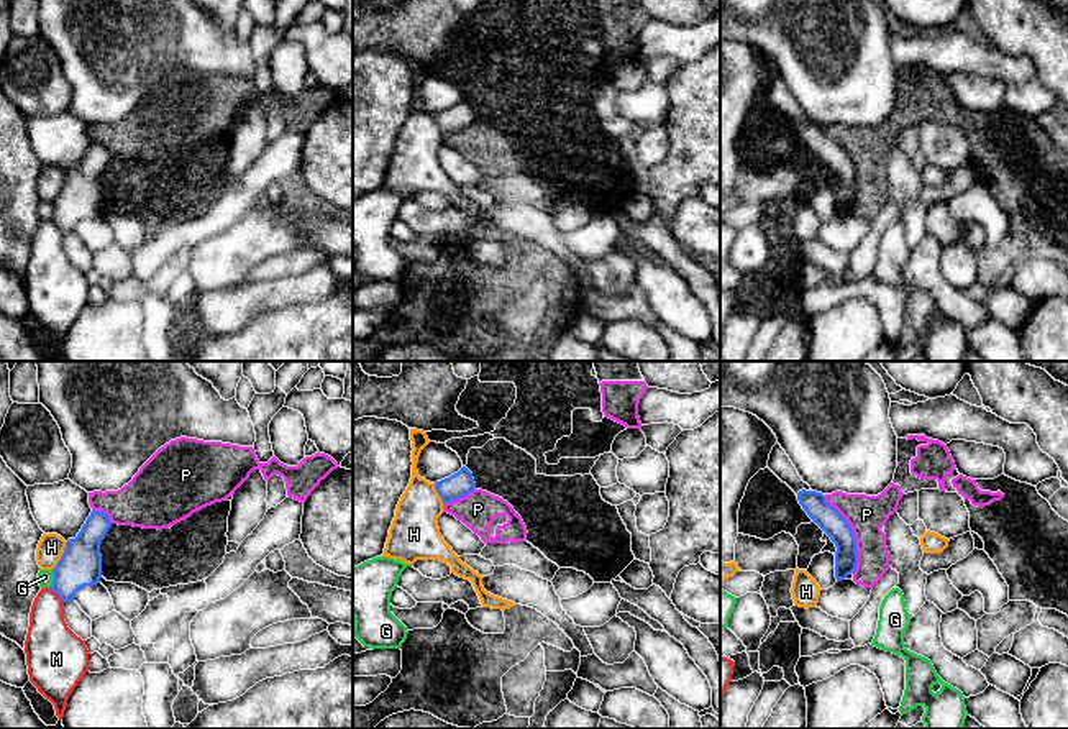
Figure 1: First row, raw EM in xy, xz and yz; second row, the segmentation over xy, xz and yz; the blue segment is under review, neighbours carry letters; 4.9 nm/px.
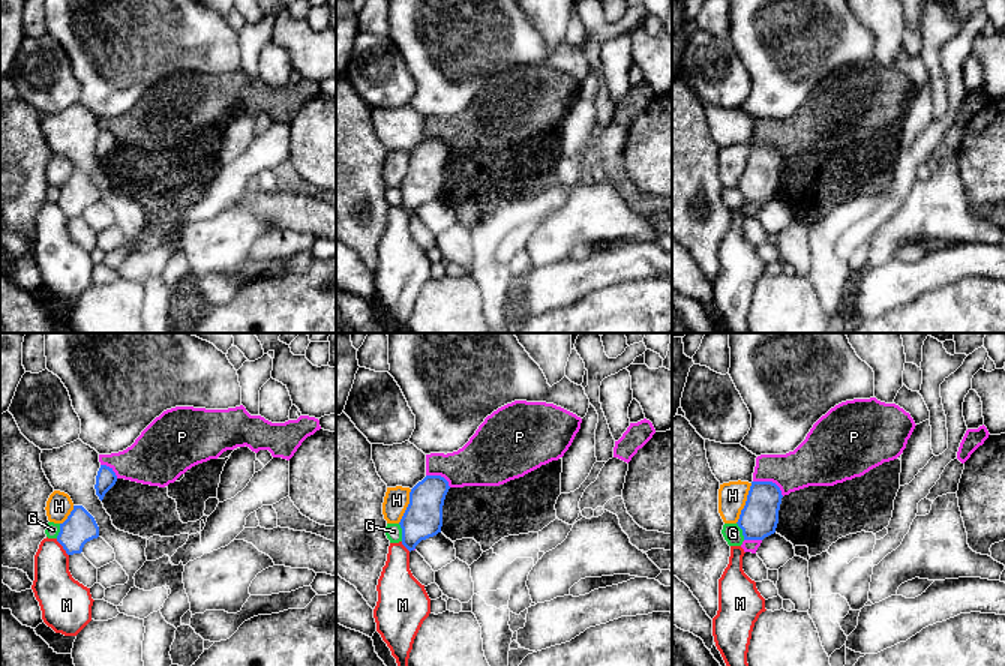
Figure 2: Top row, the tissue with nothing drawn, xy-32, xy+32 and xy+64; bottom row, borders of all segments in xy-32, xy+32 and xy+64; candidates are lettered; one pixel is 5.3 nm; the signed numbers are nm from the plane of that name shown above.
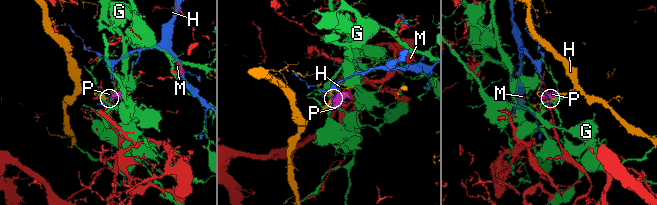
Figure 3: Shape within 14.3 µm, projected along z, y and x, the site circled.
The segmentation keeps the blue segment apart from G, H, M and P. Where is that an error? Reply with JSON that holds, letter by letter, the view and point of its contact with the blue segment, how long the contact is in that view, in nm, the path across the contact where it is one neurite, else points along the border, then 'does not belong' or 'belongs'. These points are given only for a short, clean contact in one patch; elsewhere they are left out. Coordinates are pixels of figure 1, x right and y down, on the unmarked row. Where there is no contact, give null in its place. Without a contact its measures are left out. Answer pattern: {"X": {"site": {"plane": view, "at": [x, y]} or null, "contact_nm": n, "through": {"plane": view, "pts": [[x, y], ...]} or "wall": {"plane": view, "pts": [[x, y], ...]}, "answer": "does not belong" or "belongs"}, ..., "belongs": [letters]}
{"G": {"site": {"plane": "xy", "at": [54, 210]}, "contact_nm": 90, "answer": "does not belong"}, "H": {"site": {"plane": "xy", "at": [61, 189]}, "contact_nm": 160, "answer": "does not belong"}, "M": {"site": {"plane": "xy", "at": [58, 227]}, "contact_nm": 100, "wall": {"plane": "xy", "pts": [[50, 220], [64, 233]]}, "answer": "does not belong"}, "P": {"site": {"plane": "yz", "at": [853, 168]}, "contact_nm": 420, "answer": "does not belong"}, "belongs": []}

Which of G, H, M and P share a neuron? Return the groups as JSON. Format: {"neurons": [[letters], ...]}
{"neurons": [["G"], ["H"], ["M"], ["P"]]}

